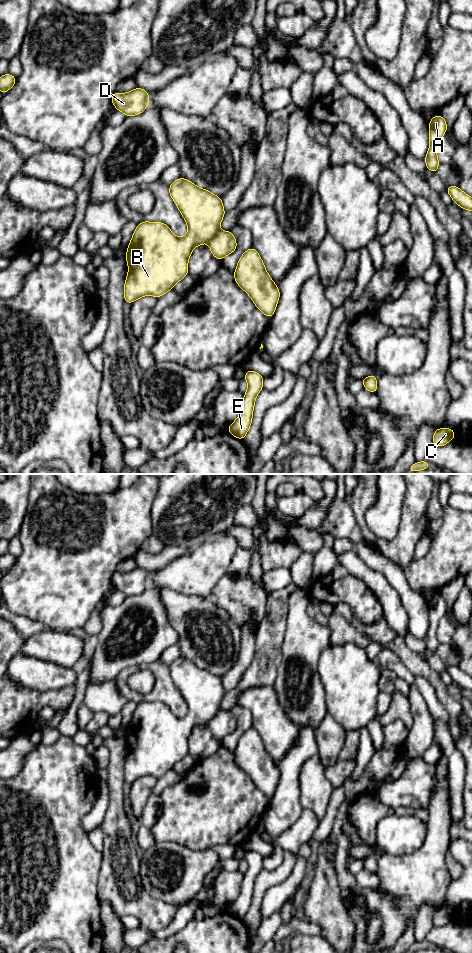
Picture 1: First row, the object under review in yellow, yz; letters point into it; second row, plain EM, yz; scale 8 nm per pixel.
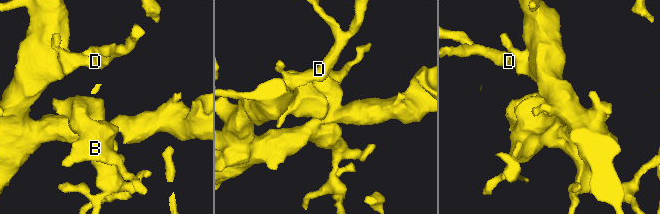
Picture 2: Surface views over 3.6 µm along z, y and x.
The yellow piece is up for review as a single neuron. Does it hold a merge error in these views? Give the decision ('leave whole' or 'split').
leave whole

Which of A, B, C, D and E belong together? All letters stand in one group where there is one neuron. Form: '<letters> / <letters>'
A B C D E

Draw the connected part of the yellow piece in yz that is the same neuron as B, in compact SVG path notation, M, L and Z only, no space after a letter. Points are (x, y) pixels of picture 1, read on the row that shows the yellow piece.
M183 177L169 185L169 194L187 223L187 234L178 238L162 222L143 221L137 225L125 256L128 263L128 275L124 285L126 303L132 304L135 300L148 295L159 298L172 290L177 282L189 274L188 260L192 250L198 245L208 243L212 255L221 261L237 248L237 241L231 230L219 230L226 213L221 197L197 187Z

